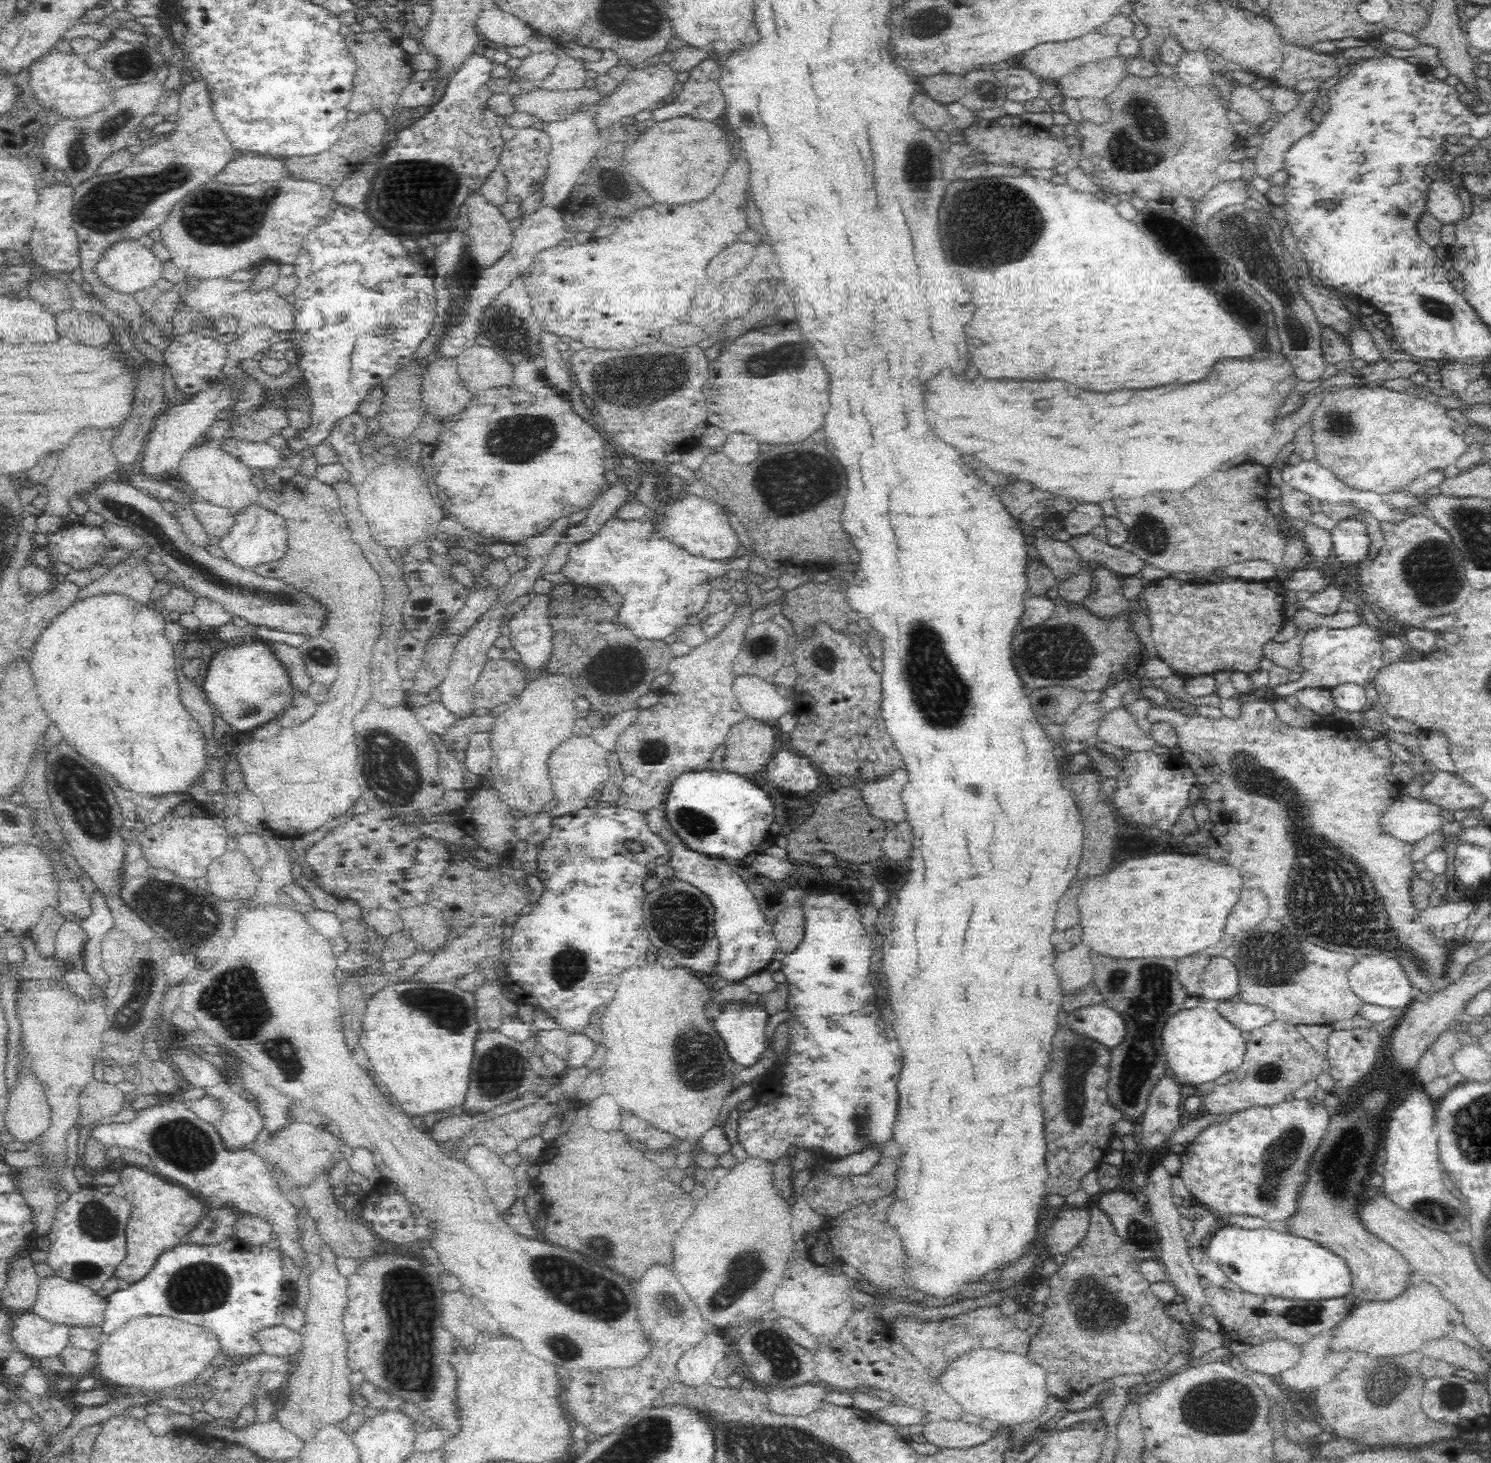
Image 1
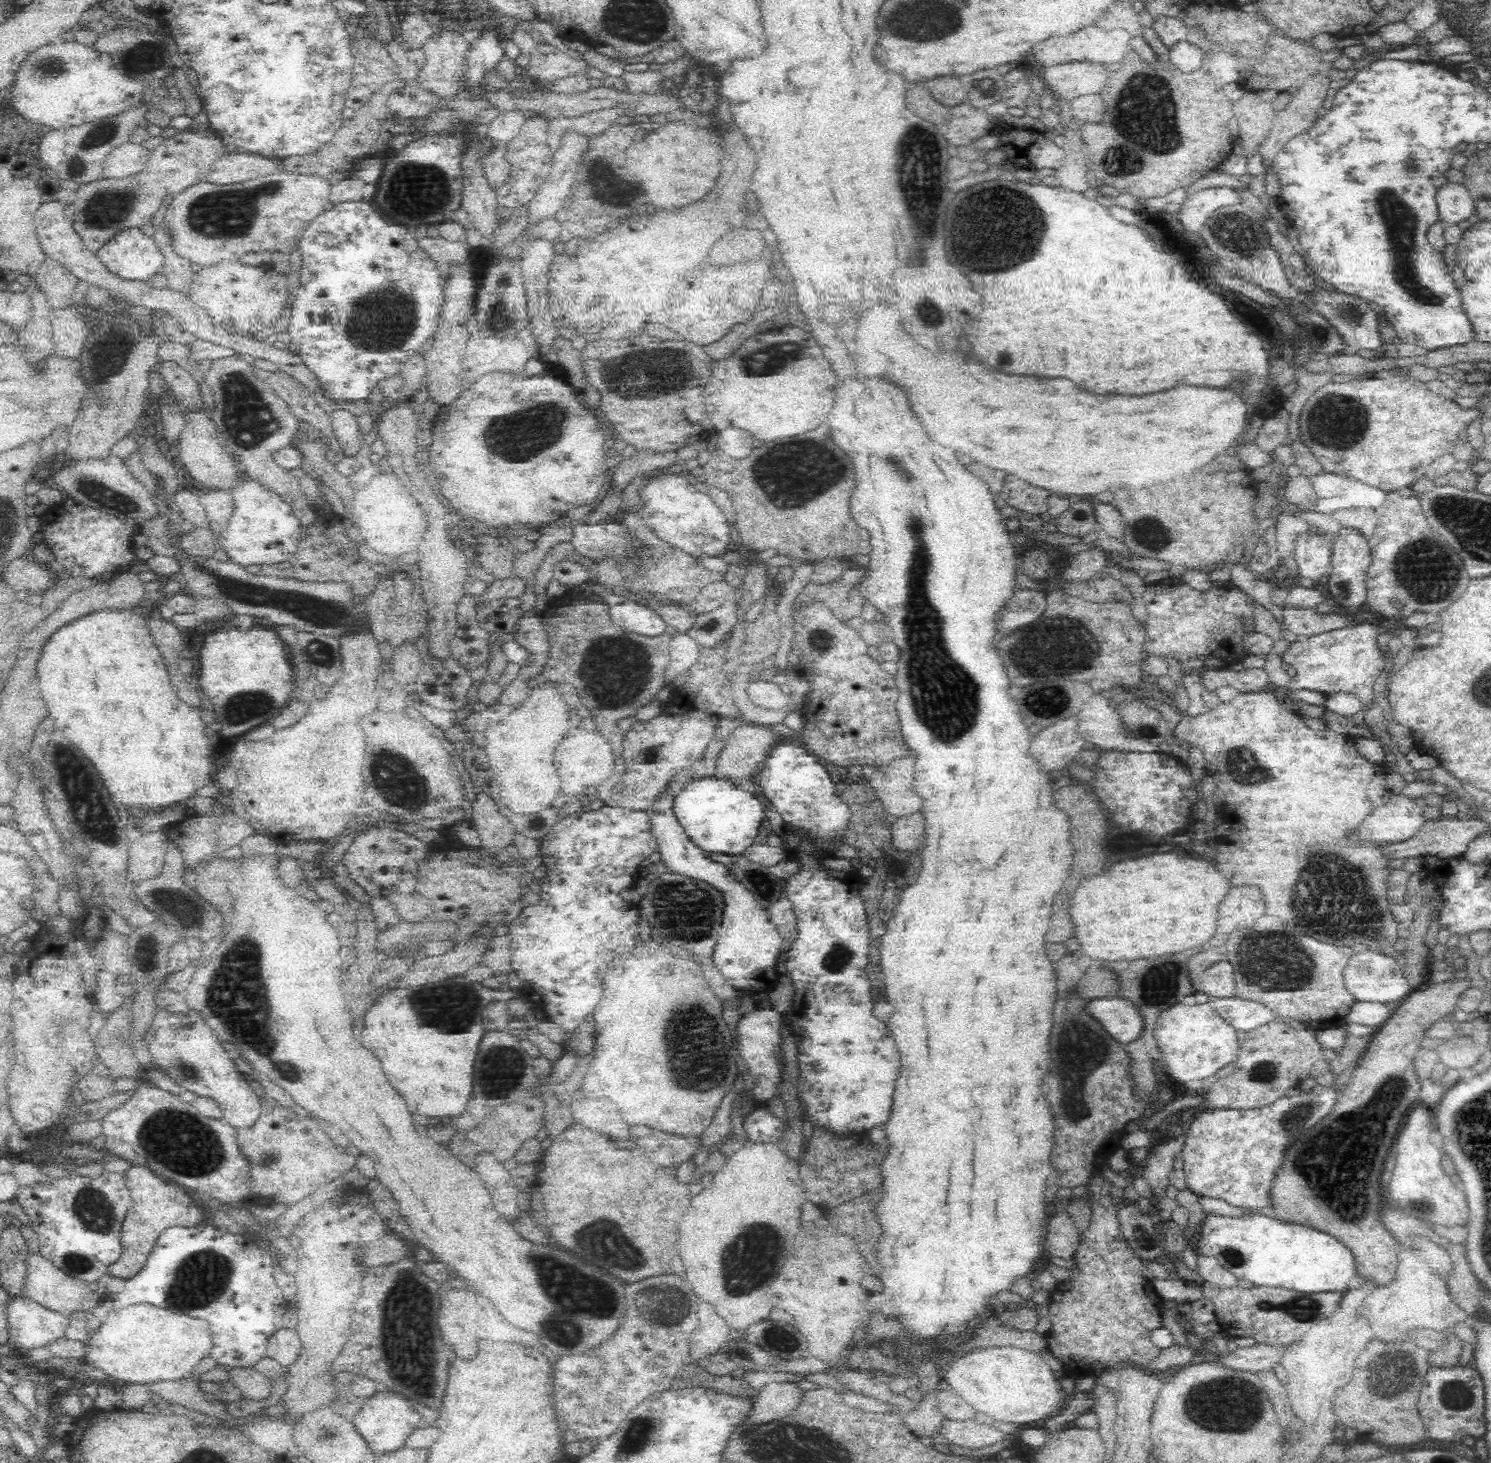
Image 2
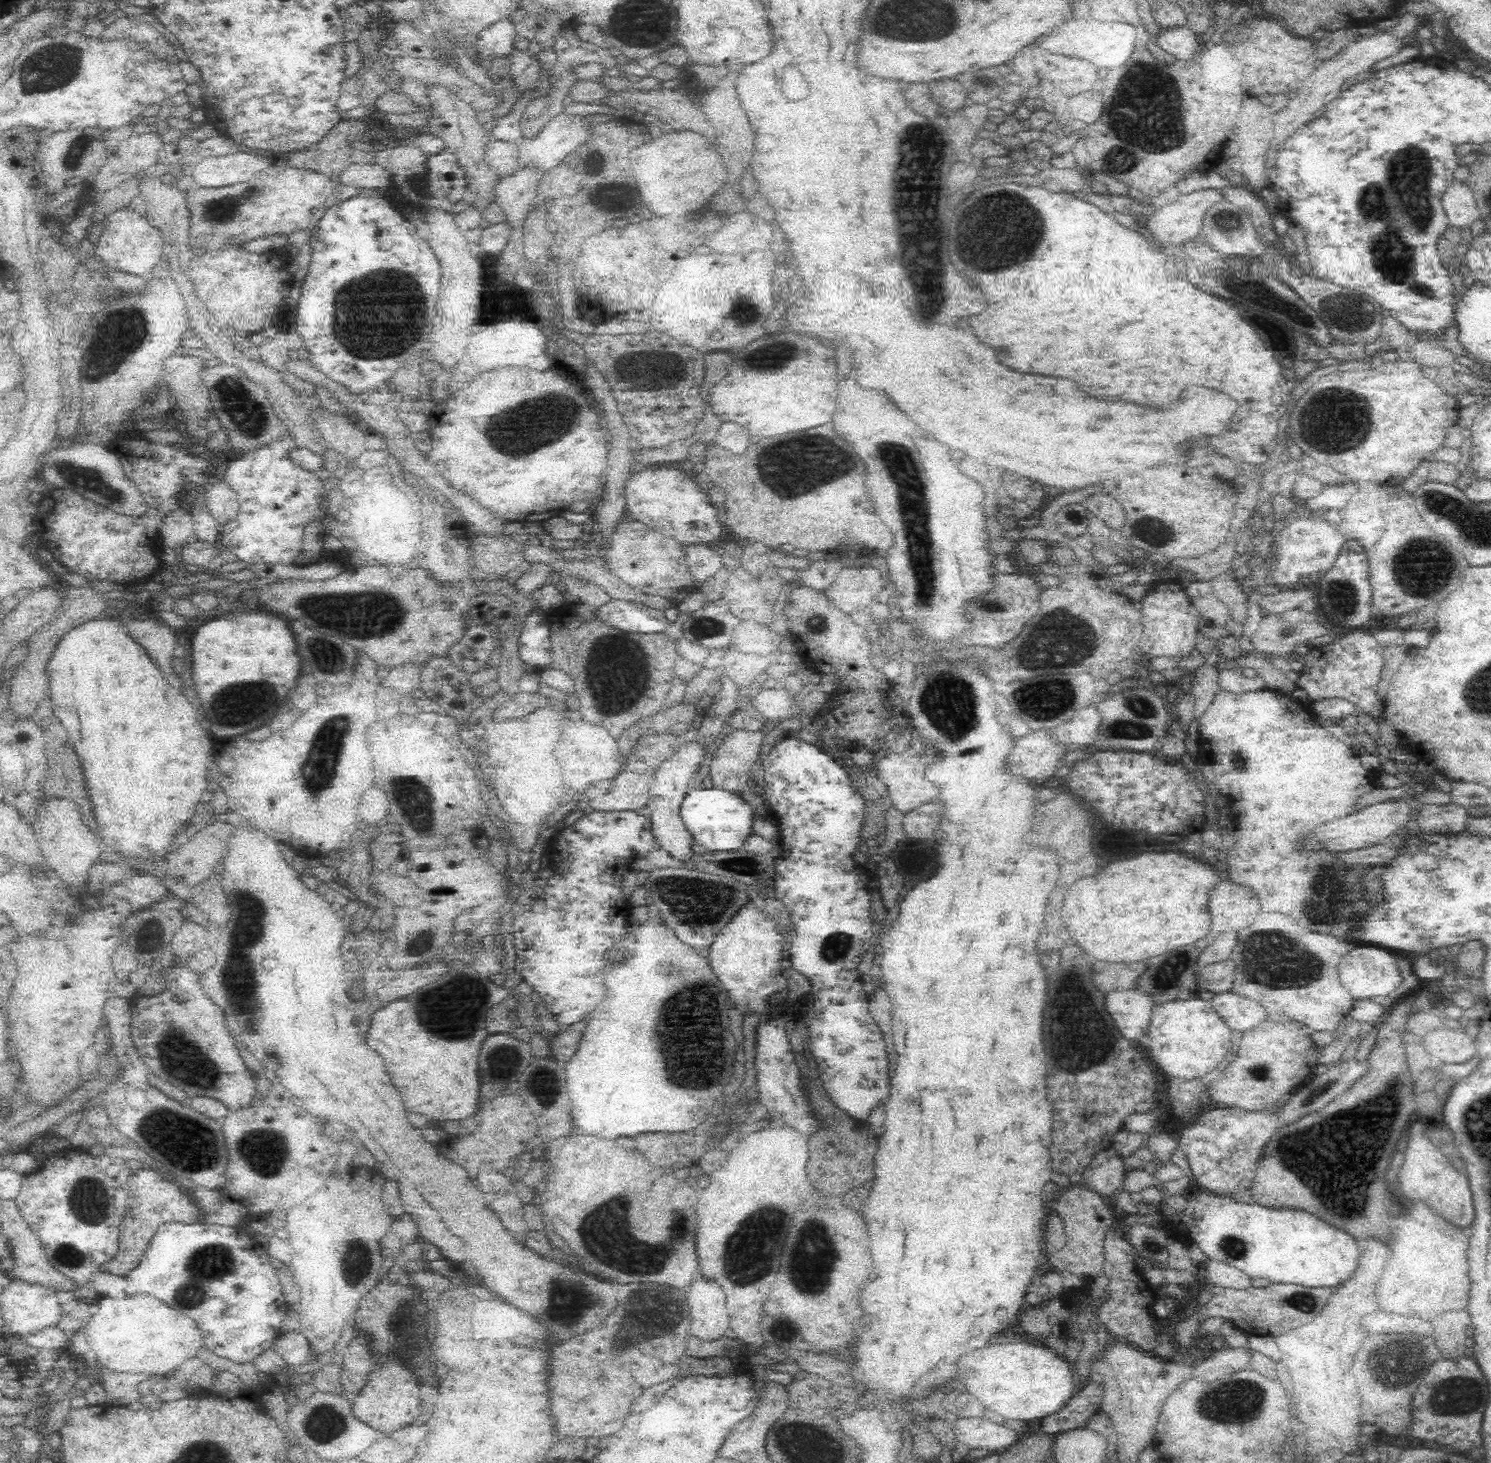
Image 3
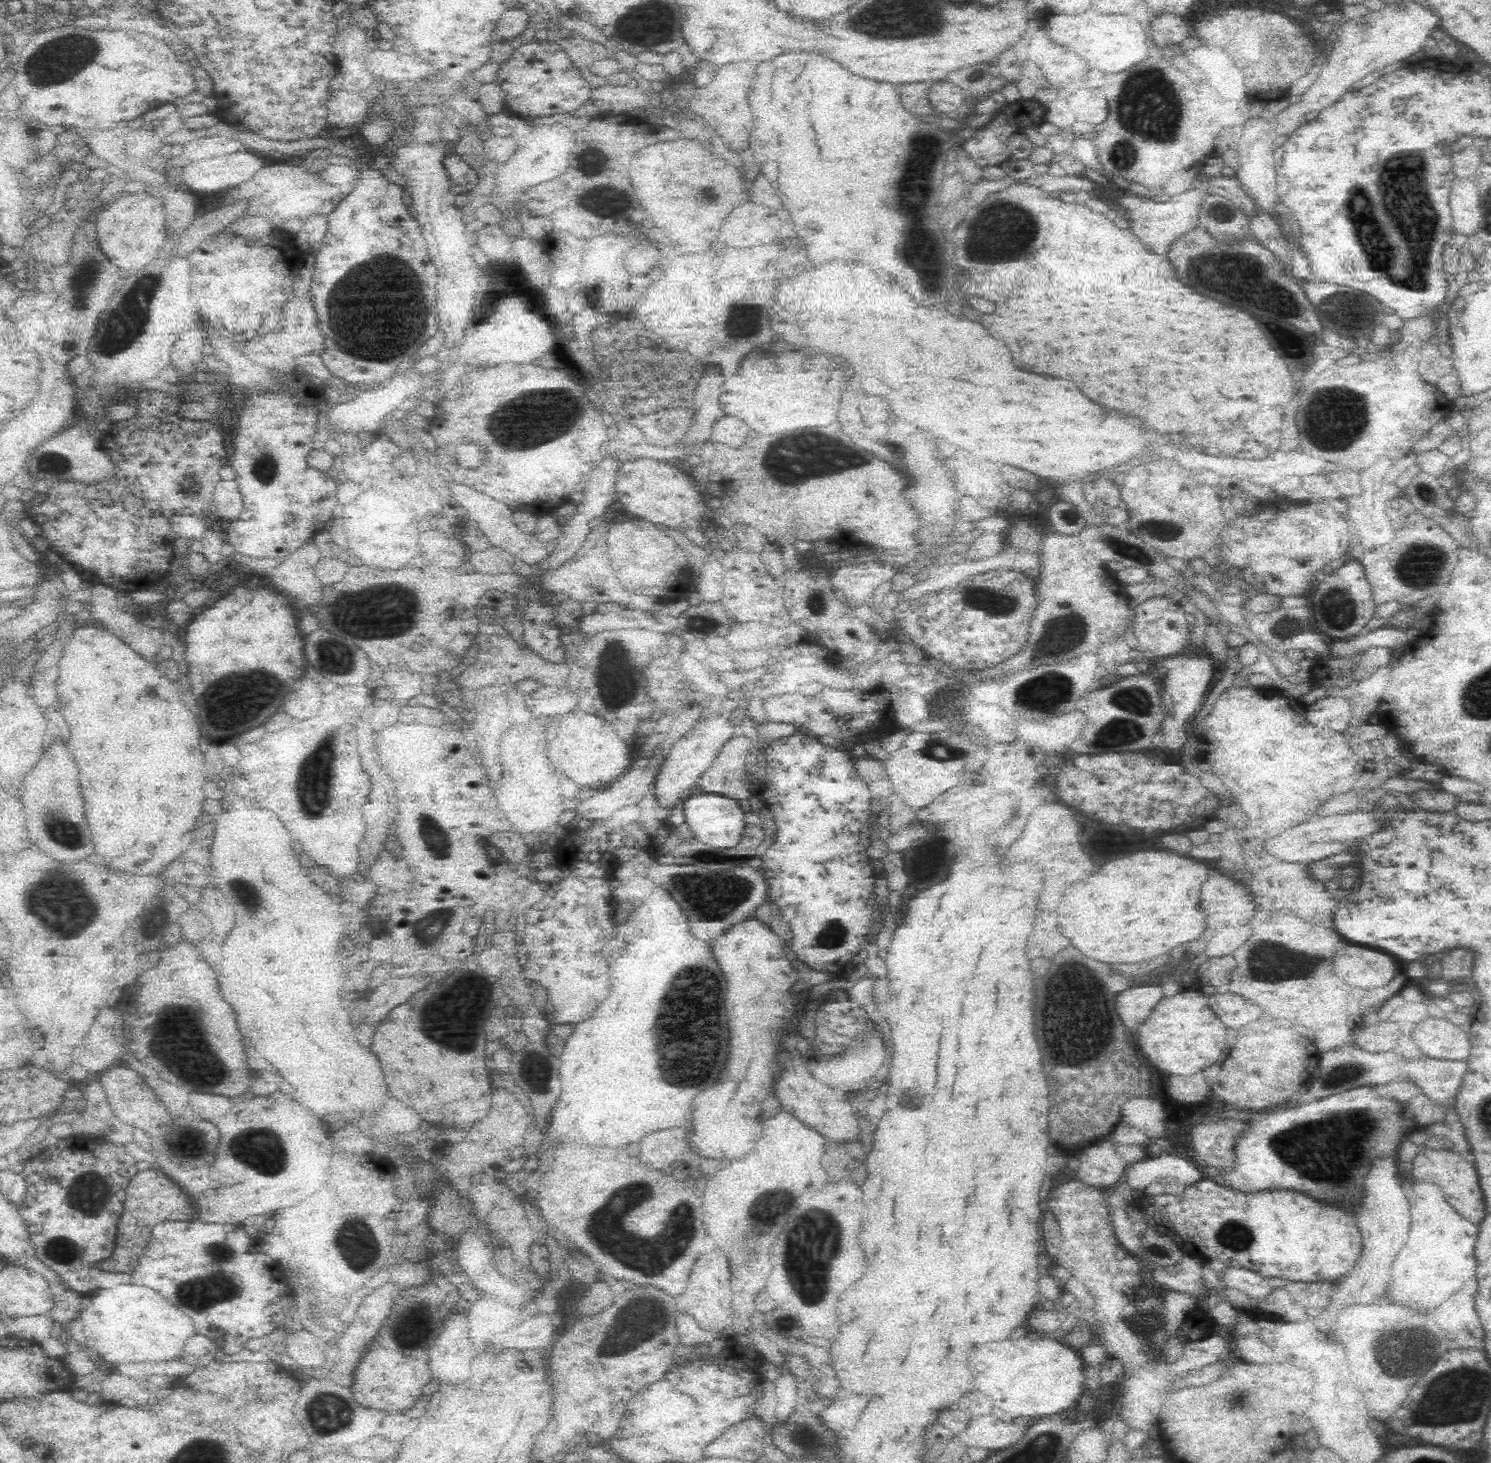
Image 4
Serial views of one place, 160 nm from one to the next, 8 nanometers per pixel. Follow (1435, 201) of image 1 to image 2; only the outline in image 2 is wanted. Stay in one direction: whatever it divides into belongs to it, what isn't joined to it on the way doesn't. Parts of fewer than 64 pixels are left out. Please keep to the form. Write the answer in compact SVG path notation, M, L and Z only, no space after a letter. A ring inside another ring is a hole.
M1458 180L1448 182L1436 194L1440 221L1449 225L1468 220L1474 214L1474 199Z

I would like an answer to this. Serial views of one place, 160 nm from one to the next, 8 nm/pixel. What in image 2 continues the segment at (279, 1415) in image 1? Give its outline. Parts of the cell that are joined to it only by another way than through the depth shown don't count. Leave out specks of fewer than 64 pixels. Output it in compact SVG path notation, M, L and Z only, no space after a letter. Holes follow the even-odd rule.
M353 1188L343 1189L340 1196L331 1200L325 1198L320 1206L300 1218L300 1222L296 1224L296 1232L294 1232L294 1236L300 1240L300 1244L296 1248L296 1256L298 1256L296 1298L300 1302L298 1304L298 1324L295 1329L282 1328L276 1332L269 1339L266 1355L279 1362L290 1374L288 1391L282 1396L280 1403L285 1405L285 1415L292 1416L293 1419L302 1416L305 1412L316 1410L320 1405L347 1408L351 1404L347 1394L335 1384L331 1366L348 1342L351 1333L350 1316L353 1316L354 1312L350 1308L354 1308L356 1299L363 1292L362 1280L364 1280L366 1272L371 1270L366 1263L358 1260L358 1252L364 1244L380 1240L385 1235L388 1224L382 1220L382 1216L370 1203L371 1197L363 1198L366 1200L363 1203L354 1202L354 1198L350 1200L350 1196L348 1196L349 1191L353 1191Z

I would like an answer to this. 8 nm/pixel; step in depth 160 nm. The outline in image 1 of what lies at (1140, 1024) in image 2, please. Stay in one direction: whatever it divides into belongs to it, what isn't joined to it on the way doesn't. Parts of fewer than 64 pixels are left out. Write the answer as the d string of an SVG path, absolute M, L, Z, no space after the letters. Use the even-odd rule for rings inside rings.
M1108 1004L1072 1010L1072 1014L1068 1016L1068 1026L1074 1031L1098 1039L1110 1049L1118 1046L1128 1032L1124 1017Z

